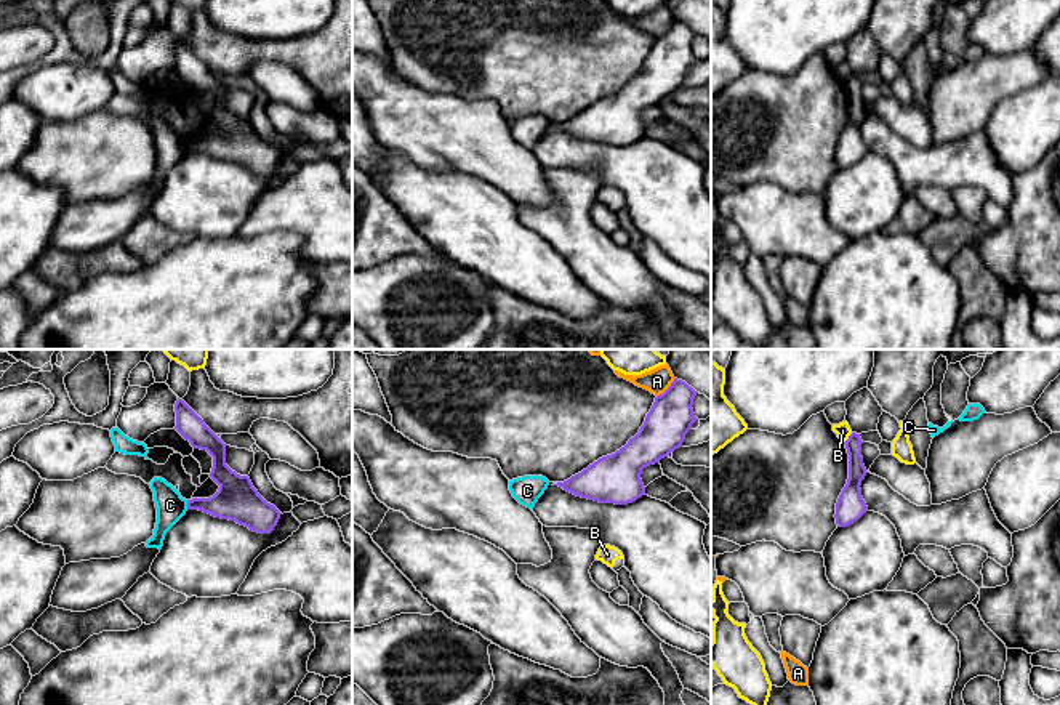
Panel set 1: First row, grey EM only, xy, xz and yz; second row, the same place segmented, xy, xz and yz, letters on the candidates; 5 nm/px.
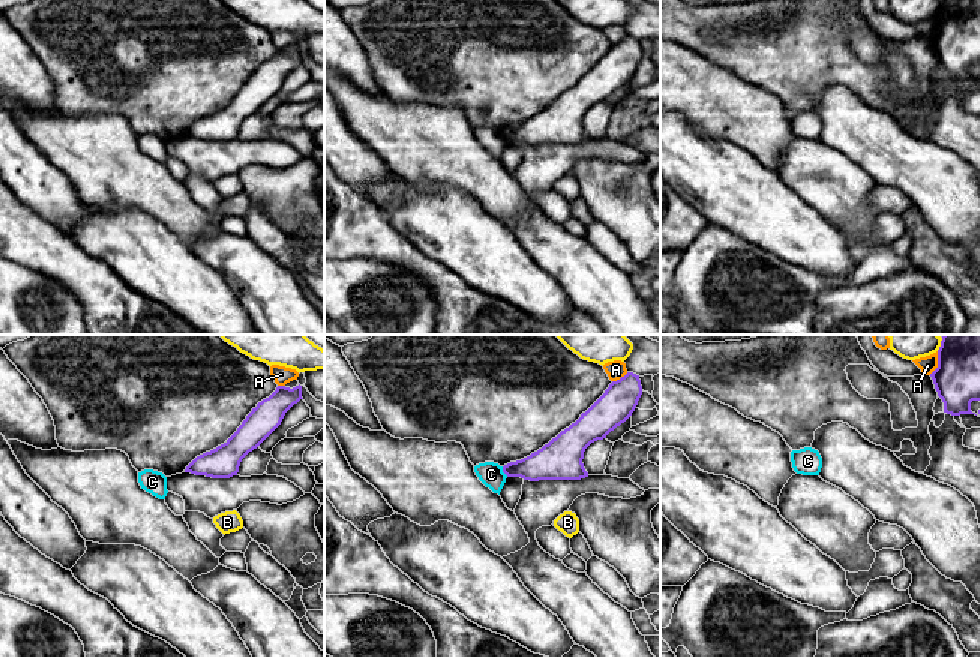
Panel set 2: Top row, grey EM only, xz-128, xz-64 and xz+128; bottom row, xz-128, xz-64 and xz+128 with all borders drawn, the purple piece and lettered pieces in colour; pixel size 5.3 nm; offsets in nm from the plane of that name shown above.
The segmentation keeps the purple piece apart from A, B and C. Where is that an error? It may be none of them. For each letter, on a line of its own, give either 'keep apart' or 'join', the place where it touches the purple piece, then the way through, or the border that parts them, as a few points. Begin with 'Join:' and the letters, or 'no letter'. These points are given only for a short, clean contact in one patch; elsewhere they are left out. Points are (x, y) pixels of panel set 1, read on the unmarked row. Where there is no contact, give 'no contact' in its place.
Join: no letter
A: keep apart | xz (668, 29) | along xz (674, 20), (657, 37)
B: keep apart | yz (849, 79)
C: keep apart | xy (188, 146) | along xy (186, 141), (188, 149)

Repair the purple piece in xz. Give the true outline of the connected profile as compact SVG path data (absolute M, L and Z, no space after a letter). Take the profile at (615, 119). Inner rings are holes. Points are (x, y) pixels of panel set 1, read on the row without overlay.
M674 19L671 27L655 38L639 74L624 88L552 127L599 144L636 143L645 136L642 111L682 88L685 75L698 61L692 50L695 37L692 27Z

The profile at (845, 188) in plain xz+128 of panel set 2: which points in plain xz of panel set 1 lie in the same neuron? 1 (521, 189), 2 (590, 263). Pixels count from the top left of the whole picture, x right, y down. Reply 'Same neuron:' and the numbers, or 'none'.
Same neuron: 2

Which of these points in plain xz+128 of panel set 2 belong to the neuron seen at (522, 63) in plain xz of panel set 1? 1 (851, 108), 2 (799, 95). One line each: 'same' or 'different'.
1: different
2: same

